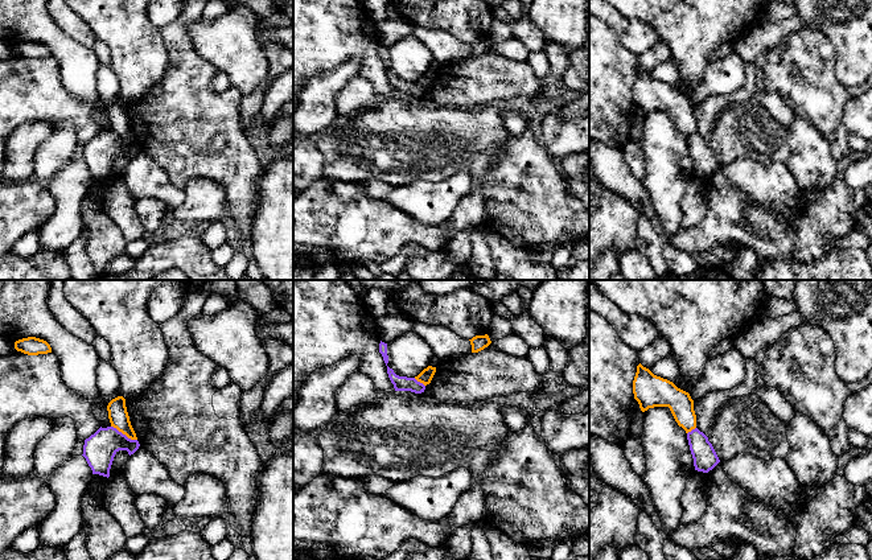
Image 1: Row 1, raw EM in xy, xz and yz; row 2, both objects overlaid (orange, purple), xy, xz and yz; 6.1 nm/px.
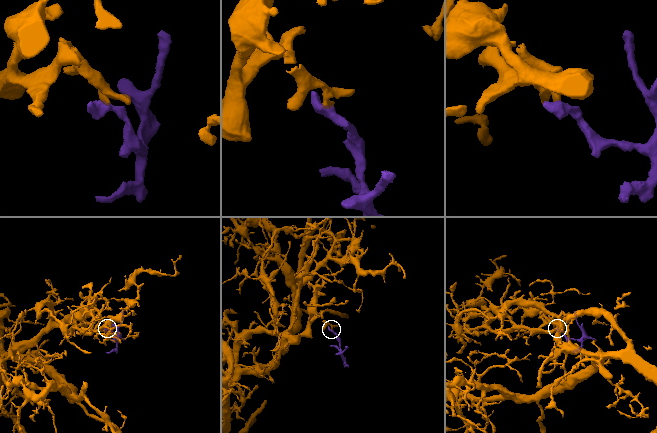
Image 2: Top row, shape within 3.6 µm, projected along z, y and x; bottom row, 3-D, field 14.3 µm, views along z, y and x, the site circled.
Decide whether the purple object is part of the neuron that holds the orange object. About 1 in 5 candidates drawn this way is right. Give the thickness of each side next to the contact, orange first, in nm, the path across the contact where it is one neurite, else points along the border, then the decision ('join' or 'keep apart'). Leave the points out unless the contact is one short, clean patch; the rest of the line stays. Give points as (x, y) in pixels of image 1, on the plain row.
calibres 120 and 200 nm; border xy (111, 130), (136, 144); keep apart

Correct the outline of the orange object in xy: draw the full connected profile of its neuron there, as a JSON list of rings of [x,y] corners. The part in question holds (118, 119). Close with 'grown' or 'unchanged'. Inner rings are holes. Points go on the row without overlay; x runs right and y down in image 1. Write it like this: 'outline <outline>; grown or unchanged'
outline [[[123,100],[112,103],[107,110],[107,115],[111,131],[116,132],[128,143],[137,144],[136,137],[129,125],[129,120],[126,111],[126,103]]]; unchanged

